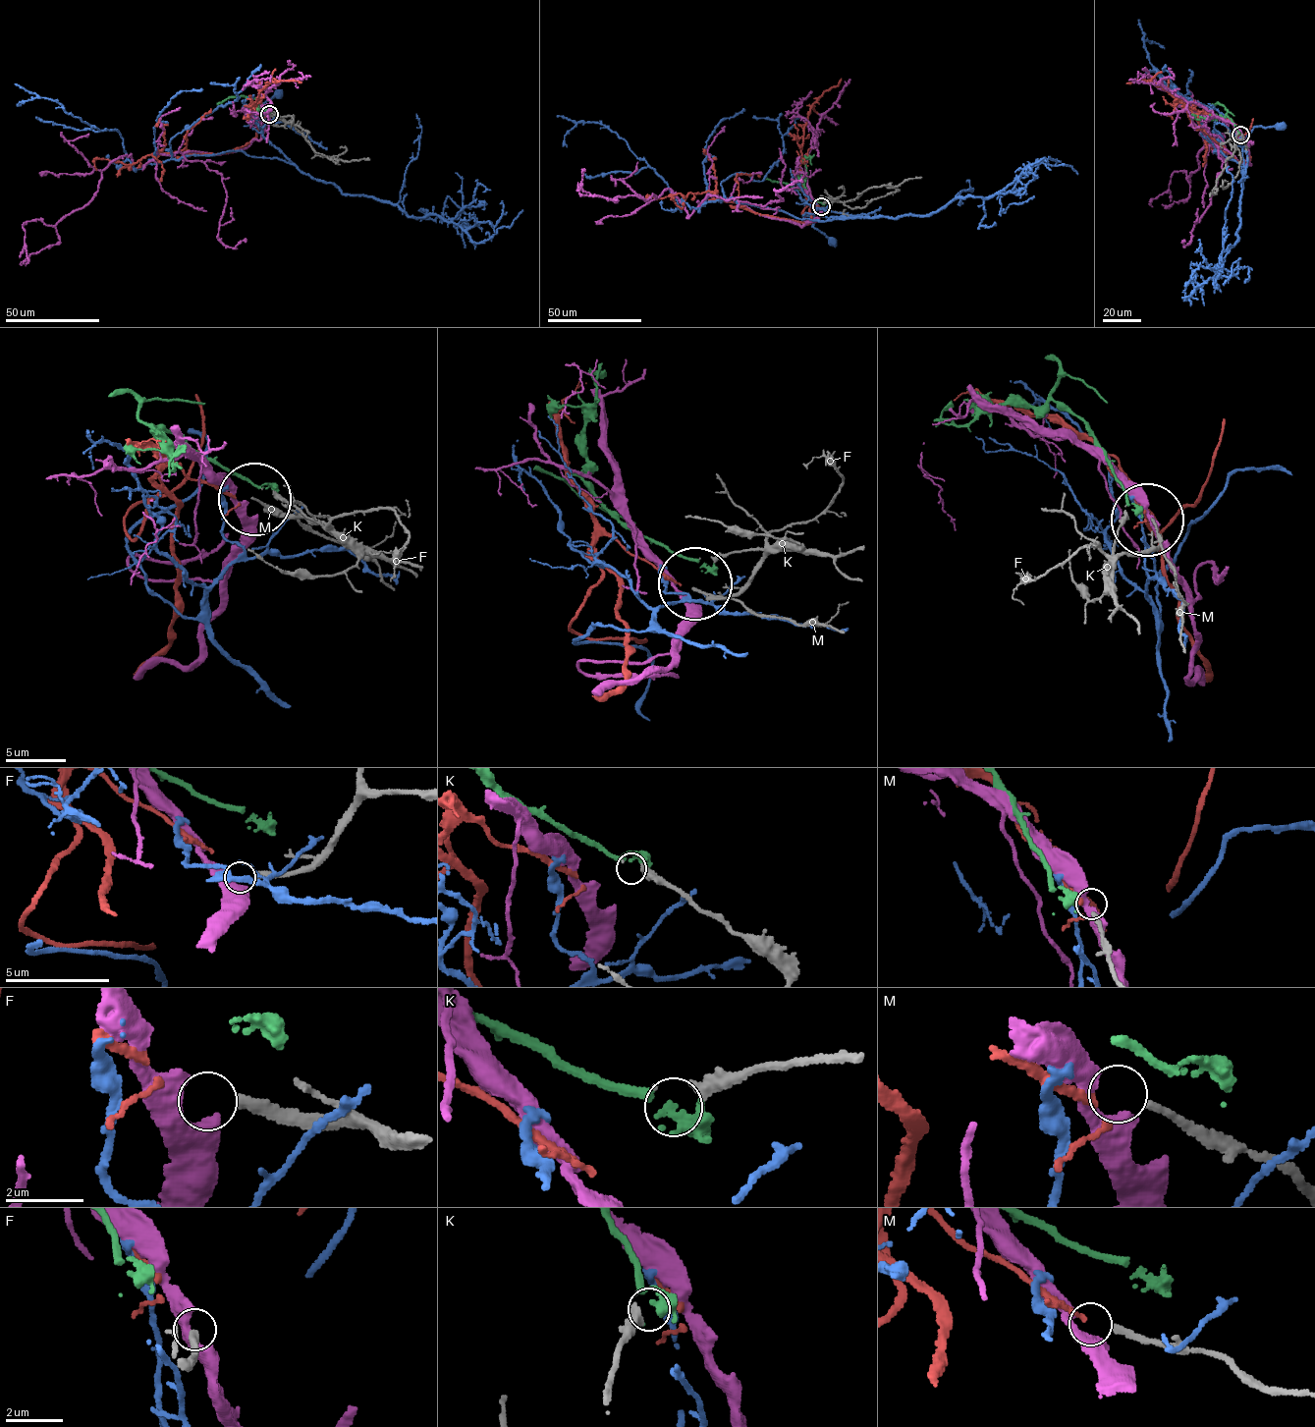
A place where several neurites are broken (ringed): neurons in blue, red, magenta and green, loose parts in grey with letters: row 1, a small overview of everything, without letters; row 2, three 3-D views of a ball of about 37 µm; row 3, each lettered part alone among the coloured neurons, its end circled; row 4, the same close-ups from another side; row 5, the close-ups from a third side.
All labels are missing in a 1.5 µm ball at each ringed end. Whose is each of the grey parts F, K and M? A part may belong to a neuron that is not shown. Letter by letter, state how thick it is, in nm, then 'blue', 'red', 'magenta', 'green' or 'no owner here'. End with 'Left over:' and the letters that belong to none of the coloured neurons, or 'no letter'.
F: 320 nm thick; magenta
K: 280 nm thick; green
M: 200 nm thick; red
Left over: no letter

